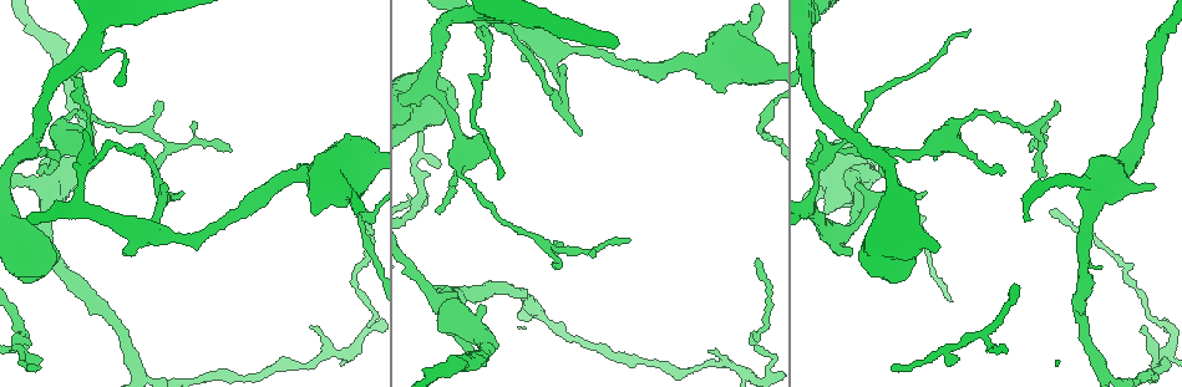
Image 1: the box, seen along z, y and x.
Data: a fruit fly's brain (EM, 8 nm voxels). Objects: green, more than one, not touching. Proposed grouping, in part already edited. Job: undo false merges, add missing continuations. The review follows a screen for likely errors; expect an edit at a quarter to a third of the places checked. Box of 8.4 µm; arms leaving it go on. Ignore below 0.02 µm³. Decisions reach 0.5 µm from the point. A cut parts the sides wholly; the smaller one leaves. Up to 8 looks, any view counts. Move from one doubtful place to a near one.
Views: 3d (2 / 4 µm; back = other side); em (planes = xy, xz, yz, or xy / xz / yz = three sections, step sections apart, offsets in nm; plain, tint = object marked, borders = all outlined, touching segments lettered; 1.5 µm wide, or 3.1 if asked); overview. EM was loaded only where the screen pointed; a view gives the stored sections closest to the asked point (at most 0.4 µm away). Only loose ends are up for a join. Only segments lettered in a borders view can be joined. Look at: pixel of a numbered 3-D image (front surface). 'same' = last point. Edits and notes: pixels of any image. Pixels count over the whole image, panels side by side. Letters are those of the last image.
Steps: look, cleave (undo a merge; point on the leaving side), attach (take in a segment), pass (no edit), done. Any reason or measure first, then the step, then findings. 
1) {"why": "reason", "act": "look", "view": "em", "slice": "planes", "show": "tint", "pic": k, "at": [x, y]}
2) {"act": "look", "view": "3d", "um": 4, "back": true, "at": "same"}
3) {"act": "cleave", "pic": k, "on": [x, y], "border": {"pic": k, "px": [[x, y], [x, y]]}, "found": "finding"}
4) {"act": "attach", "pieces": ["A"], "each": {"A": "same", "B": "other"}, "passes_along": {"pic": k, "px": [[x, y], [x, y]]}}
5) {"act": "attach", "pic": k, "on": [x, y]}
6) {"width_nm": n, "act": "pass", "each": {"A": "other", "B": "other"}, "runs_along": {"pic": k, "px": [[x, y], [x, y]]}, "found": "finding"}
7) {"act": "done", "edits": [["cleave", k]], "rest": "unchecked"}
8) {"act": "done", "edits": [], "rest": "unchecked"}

{"why": "abrupt turn", "act": "look", "view": "em", "slice": "planes", "show": "plain", "pic": 1, "at": [419, 197]}

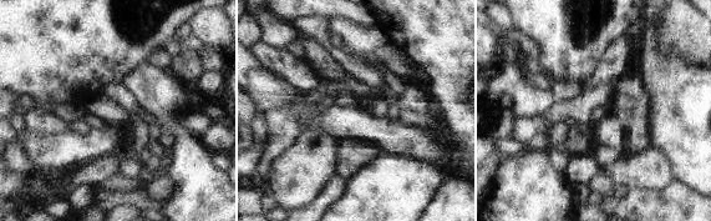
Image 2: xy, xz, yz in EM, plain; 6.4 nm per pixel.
{"why": "with the object marked", "act": "look", "view": "em", "slice": "planes", "show": "tint", "at": "same"}

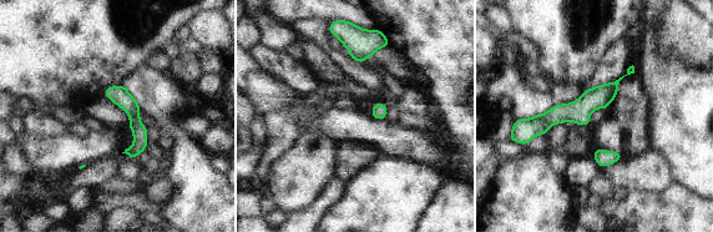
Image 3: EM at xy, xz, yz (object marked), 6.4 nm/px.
{"act": "look", "view": "em", "slice": "planes", "show": "borders", "at": "same"}

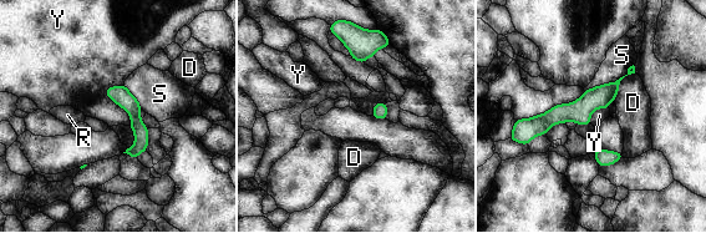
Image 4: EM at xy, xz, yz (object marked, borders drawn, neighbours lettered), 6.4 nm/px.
{"width_nm": 120, "act": "pass", "each": {"D": "other", "R": "other", "S": "other", "Y": "other"}, "runs_along": {"pic": 4, "px": [[631, 70], [579, 111], [527, 122]]}, "found": "one neuron here"}

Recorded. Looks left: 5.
{"why": "sudden change in width", "act": "look", "view": "em", "slice": "xz", "step": 8, "show": "borders", "pic": 1, "at": [311, 174]}

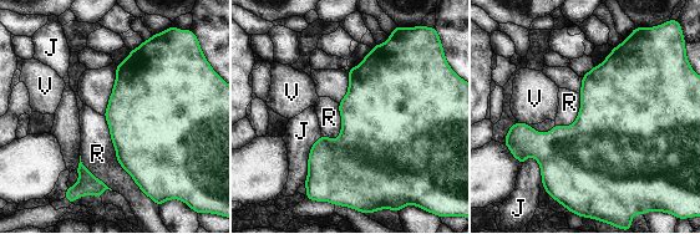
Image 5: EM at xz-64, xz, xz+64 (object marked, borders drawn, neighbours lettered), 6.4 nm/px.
{"why": "cut it another way", "act": "look", "view": "em", "slice": "planes", "show": "borders", "at": "same"}

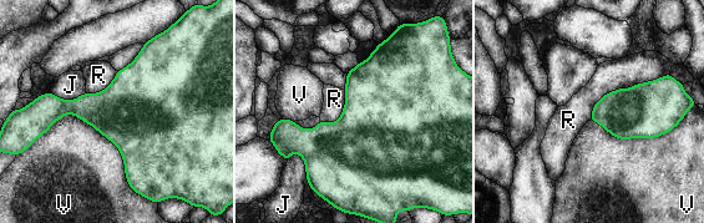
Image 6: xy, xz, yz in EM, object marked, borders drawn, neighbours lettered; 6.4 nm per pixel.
{"longest_contact_nm": ["V", 750], "act": "pass", "each": {"J": "other", "R": "other", "V": "other"}, "border": {"pic": 6, "px": [[669, 72], [606, 92], [588, 120]]}, "found": "continuous, no second neuron"}

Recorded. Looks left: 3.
{"why": "thin end", "act": "look", "view": "3d", "um": 4, "pic": 1, "at": [1041, 175]}

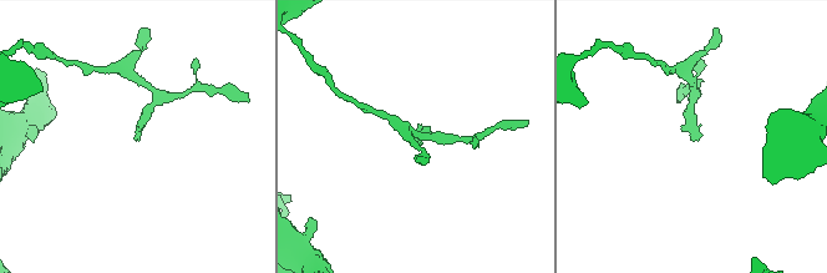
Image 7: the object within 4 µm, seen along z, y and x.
{"act": "look", "view": "em", "slice": "xy", "step": 4, "show": "tint", "pic": 7, "at": [692, 139]}

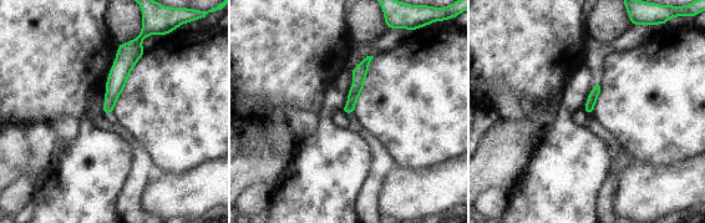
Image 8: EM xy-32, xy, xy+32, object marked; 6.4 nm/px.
{"act": "look", "view": "em", "slice": "planes", "show": "borders", "at": "same"}

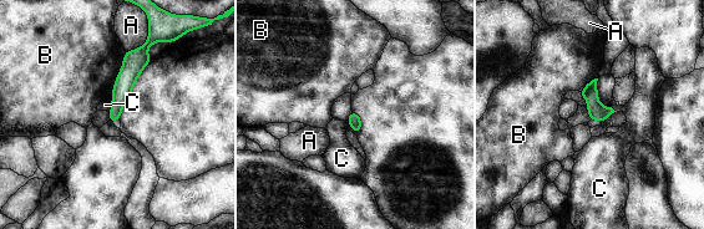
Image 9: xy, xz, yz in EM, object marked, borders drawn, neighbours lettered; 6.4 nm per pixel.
{"act": "pass", "each": {"A": "other", "B": "other", "C": "other"}, "runs_along": {"pic": 9, "px": [[145, 49], [128, 72], [112, 118]]}, "found": "no lettered segment goes on from it"}

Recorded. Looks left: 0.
{"act": "done", "edits": [], "rest": "unchecked"}

